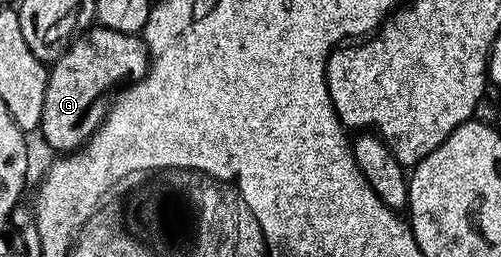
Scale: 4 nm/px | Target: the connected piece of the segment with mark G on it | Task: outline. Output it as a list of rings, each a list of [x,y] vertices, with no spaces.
[[[99,25],[81,34],[49,67],[40,127],[43,140],[62,156],[81,150],[106,119],[106,97],[139,82],[150,70],[150,60],[145,37]]]

